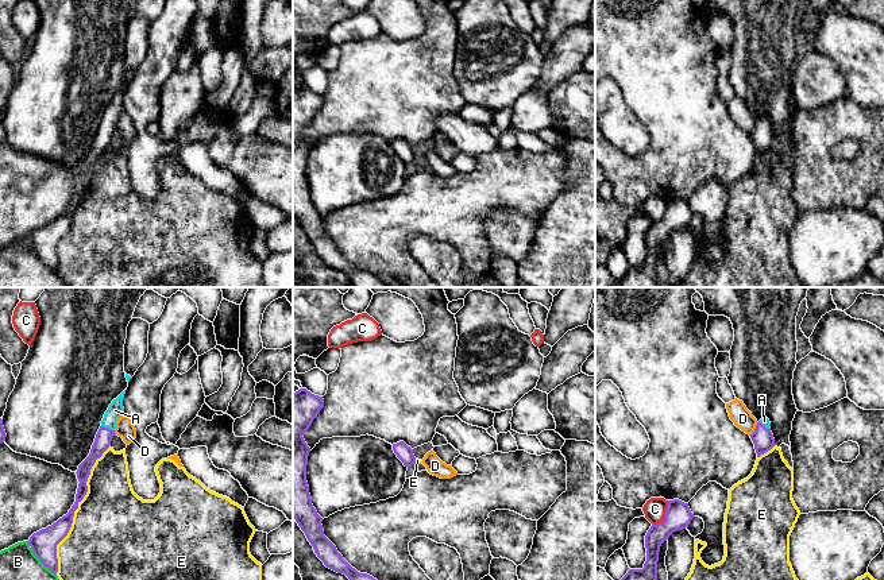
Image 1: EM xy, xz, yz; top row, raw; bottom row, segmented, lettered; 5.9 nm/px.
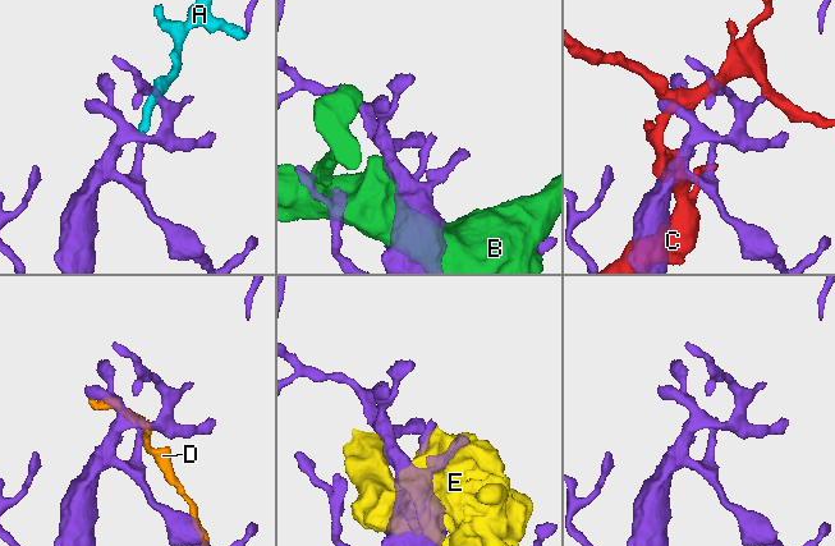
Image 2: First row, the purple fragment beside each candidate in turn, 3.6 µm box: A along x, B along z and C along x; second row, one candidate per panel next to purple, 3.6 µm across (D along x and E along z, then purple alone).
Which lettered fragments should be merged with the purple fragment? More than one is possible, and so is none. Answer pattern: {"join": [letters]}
{"join": ["A"]}

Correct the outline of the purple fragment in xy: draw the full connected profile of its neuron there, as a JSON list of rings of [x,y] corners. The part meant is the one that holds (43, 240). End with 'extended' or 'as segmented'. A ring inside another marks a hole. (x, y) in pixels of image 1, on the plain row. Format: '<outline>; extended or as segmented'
[[[126,88],[109,103],[96,132],[89,154],[78,163],[76,171],[80,181],[74,202],[66,213],[59,216],[51,224],[34,231],[28,237],[28,243],[31,244],[34,252],[55,272],[58,270],[57,243],[67,233],[73,221],[74,209],[78,206],[78,201],[88,190],[86,179],[92,165],[94,163],[96,158],[100,156],[109,146],[111,139],[116,132],[116,120],[124,112],[124,92]]]; extended

